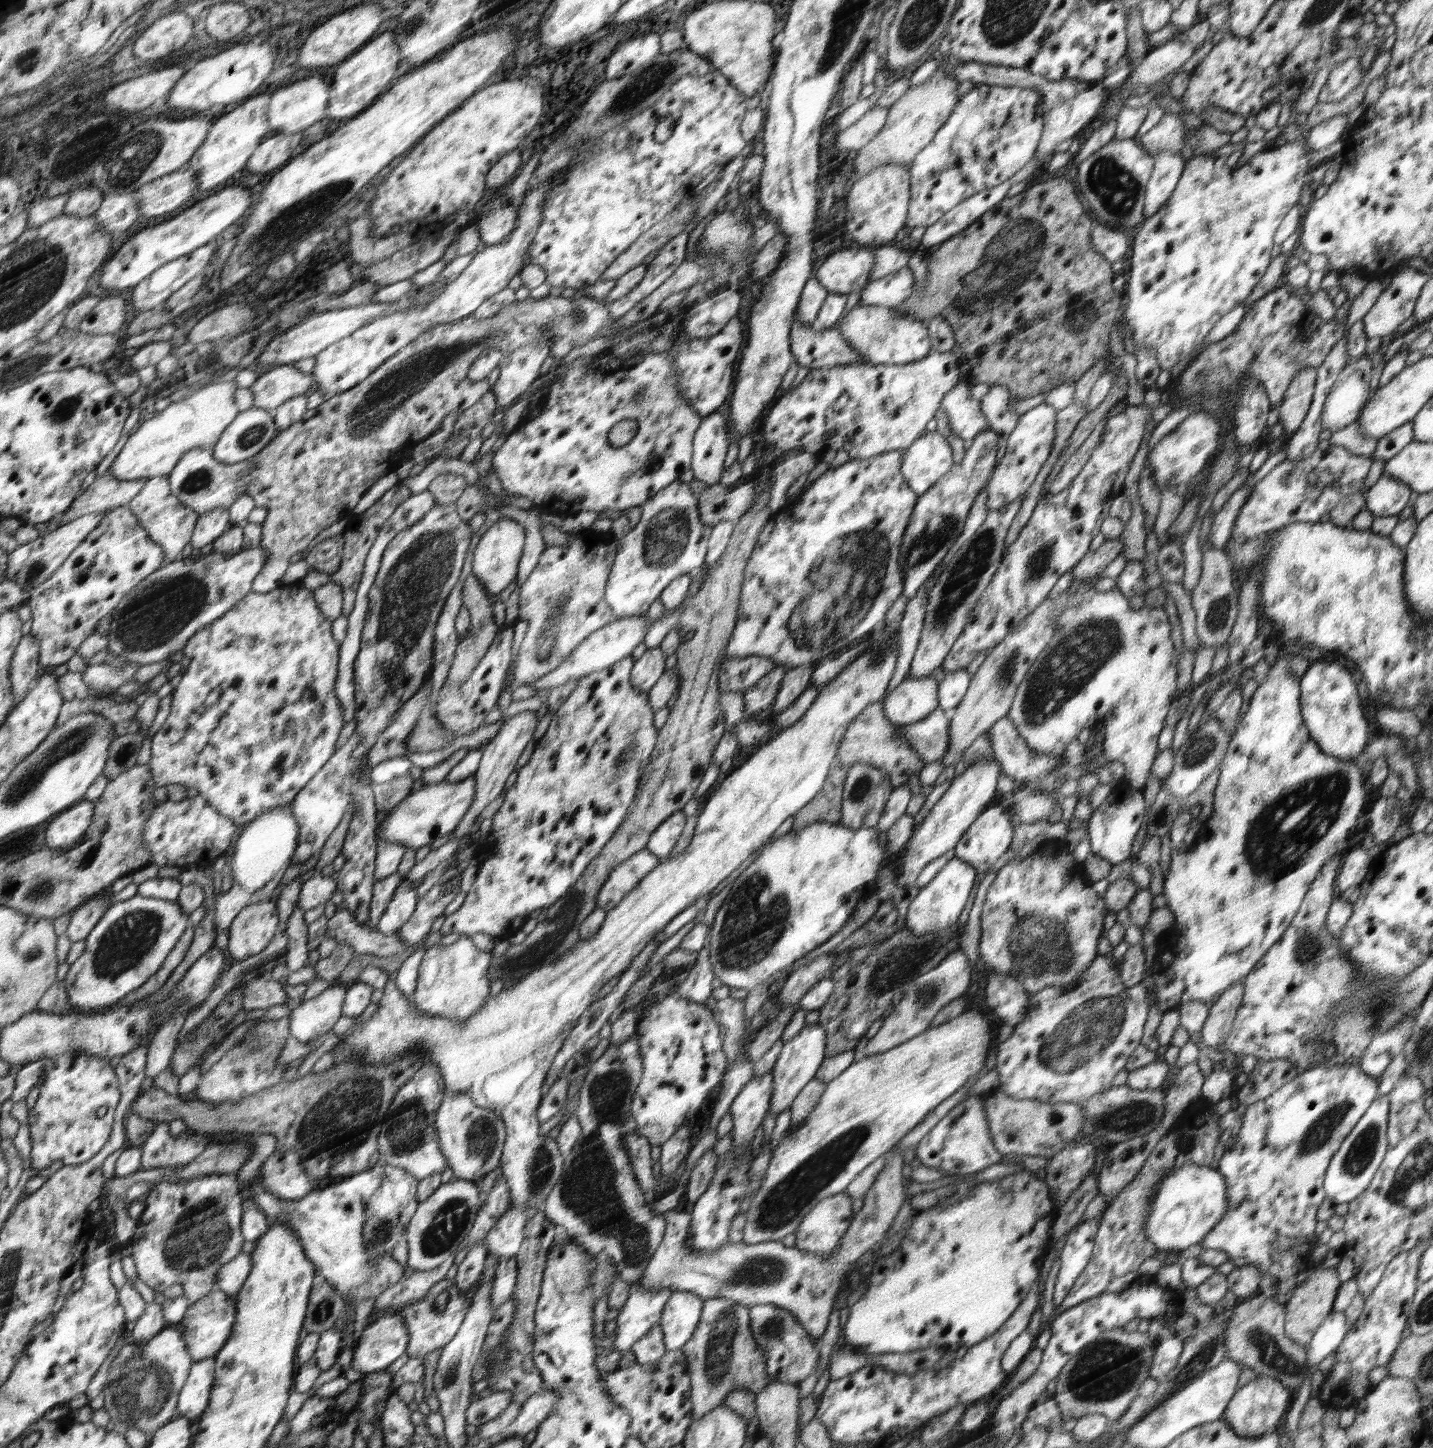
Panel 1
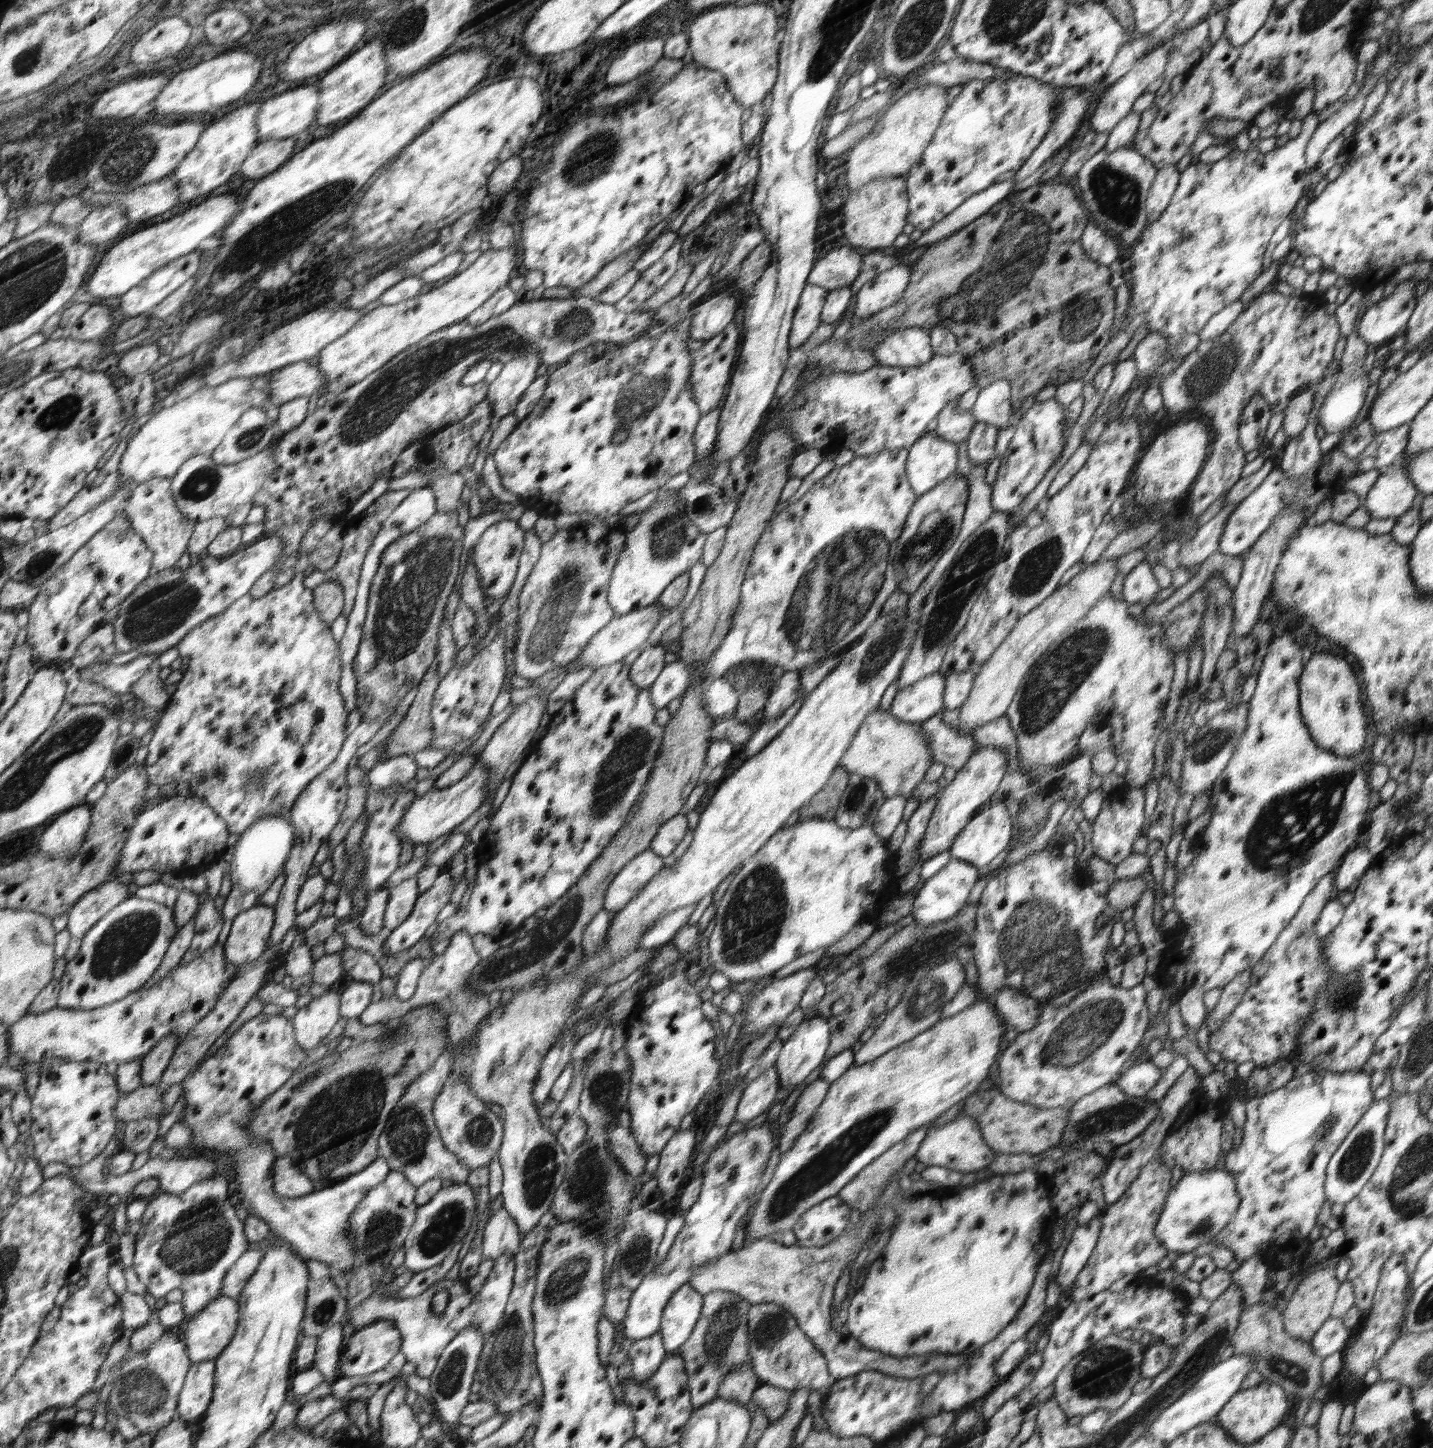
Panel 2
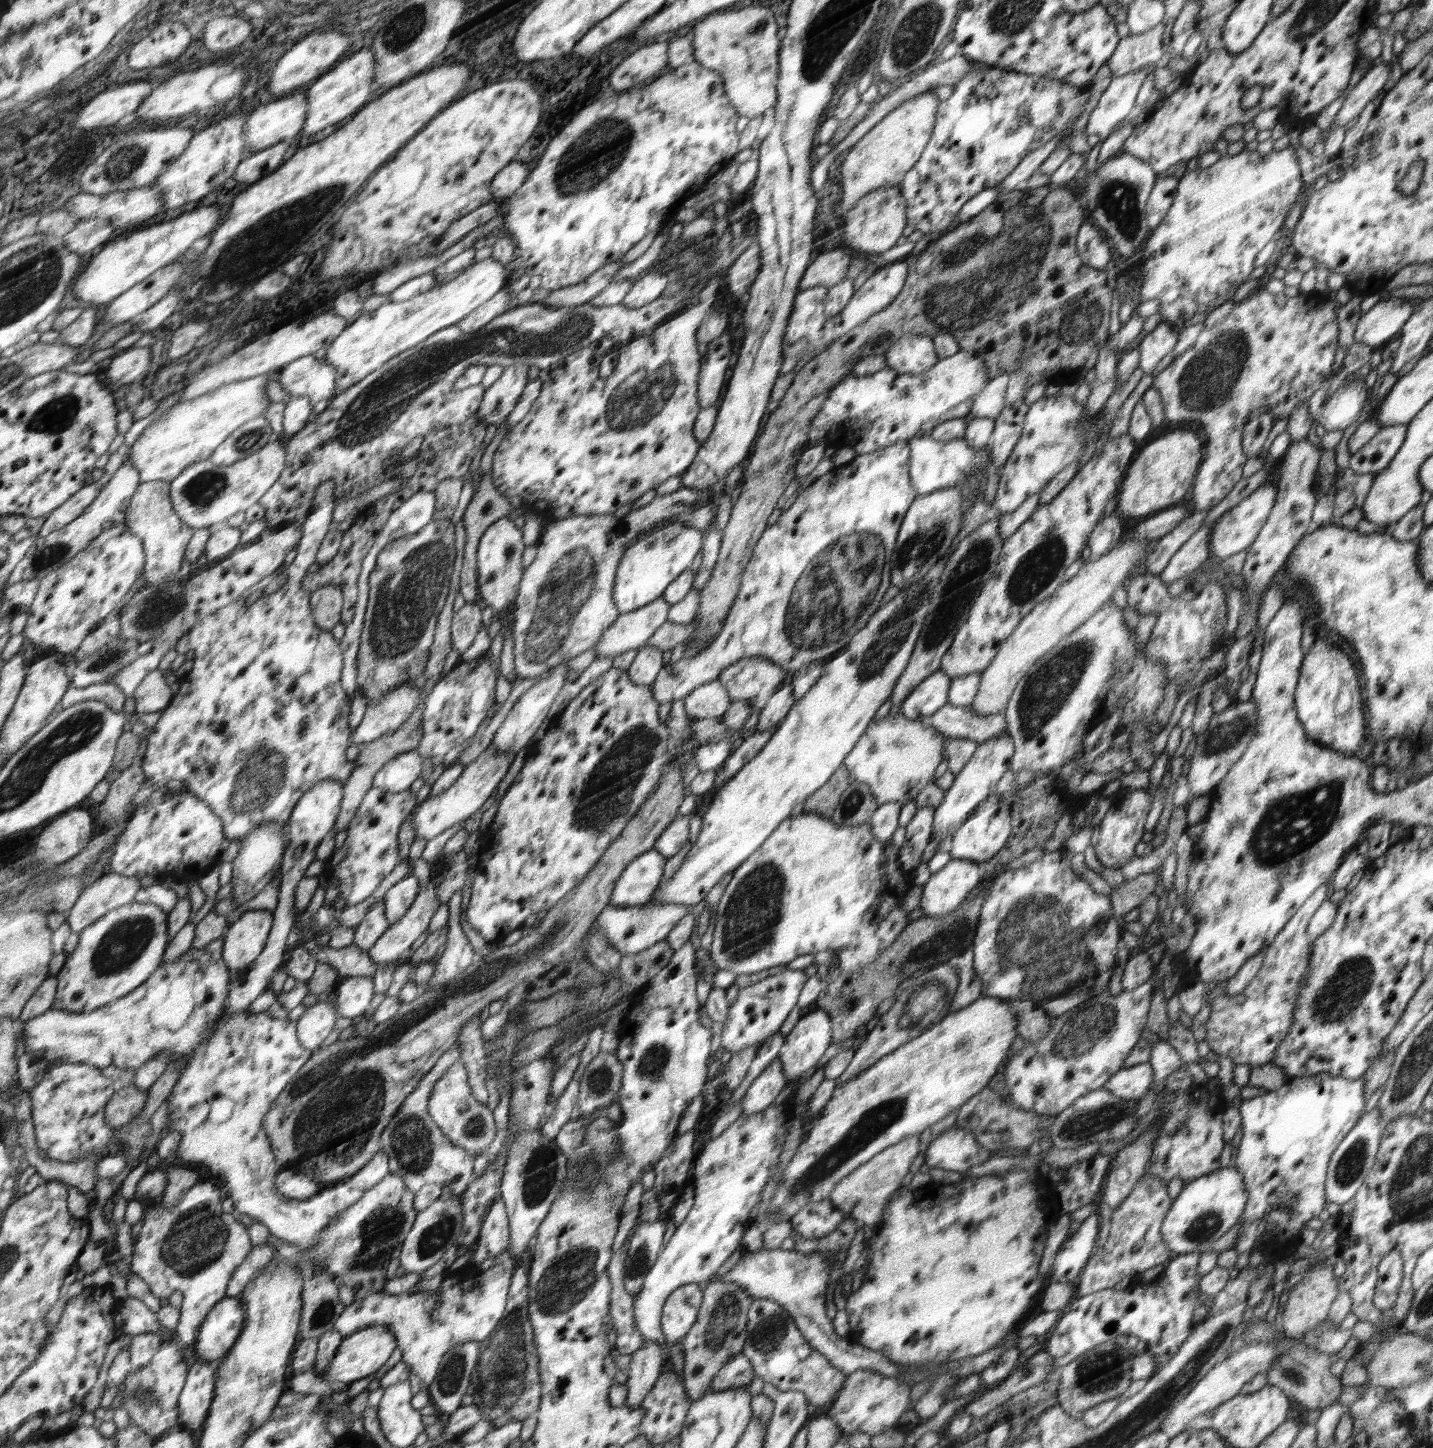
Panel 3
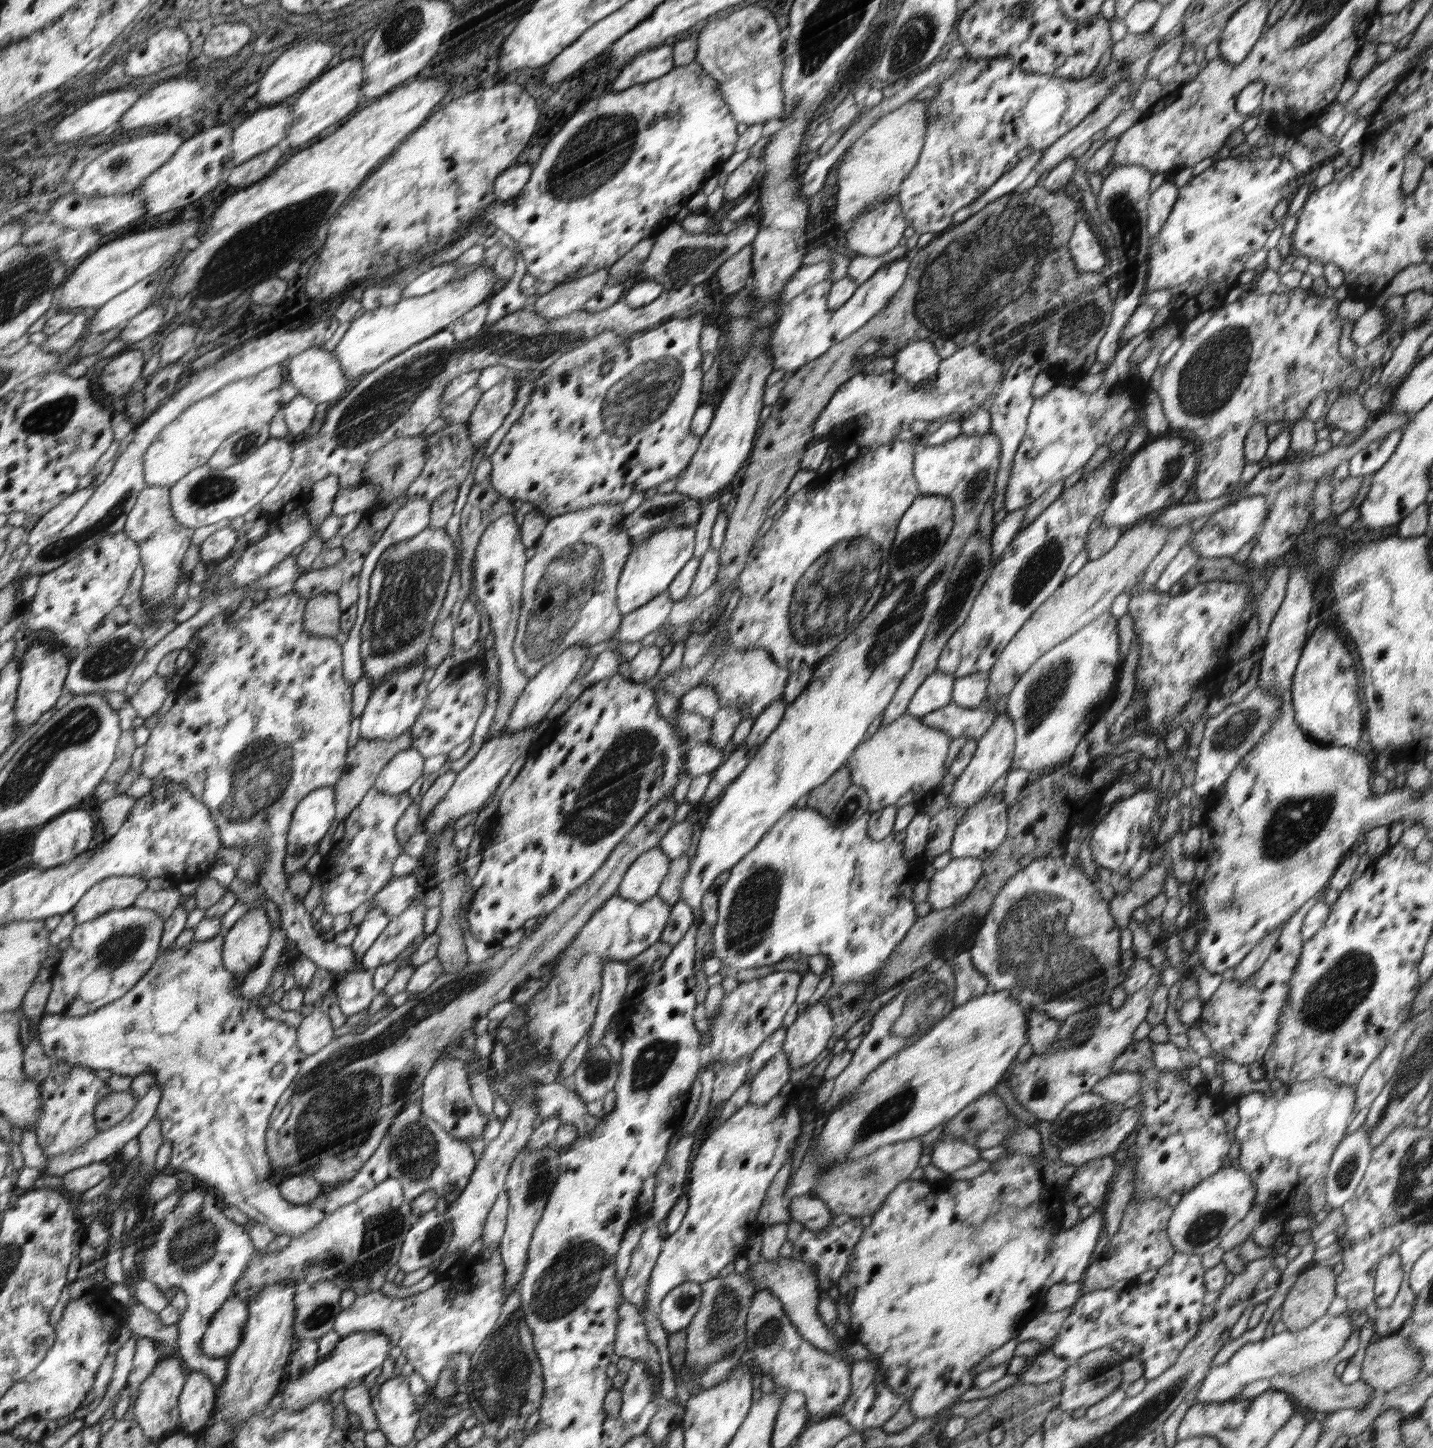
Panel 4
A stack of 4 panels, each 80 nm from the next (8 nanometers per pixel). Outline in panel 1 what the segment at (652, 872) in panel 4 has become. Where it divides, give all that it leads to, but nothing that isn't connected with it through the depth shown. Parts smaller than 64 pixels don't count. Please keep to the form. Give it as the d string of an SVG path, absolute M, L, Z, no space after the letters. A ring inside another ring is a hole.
M642 849L616 868L612 868L608 880L598 892L597 908L602 908L606 913L615 909L631 890L661 863L662 859L648 849Z

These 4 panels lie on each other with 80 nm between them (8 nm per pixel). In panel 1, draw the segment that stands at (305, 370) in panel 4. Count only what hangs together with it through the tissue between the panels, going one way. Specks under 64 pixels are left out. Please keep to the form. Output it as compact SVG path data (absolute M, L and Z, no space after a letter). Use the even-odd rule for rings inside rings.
M294 364L274 367L263 372L250 387L253 392L253 407L275 410L292 397L299 397L312 386L311 374L300 372Z

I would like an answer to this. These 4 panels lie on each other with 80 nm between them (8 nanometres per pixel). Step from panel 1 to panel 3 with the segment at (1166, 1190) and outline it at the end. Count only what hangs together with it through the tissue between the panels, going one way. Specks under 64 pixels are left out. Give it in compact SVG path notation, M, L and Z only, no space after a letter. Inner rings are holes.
M1234 1166L1220 1167L1208 1175L1199 1176L1188 1184L1184 1184L1178 1197L1172 1201L1170 1210L1161 1224L1162 1239L1174 1254L1194 1252L1202 1255L1209 1252L1212 1250L1214 1242L1239 1222L1247 1200L1248 1193L1245 1189L1244 1179L1241 1176L1241 1172Z

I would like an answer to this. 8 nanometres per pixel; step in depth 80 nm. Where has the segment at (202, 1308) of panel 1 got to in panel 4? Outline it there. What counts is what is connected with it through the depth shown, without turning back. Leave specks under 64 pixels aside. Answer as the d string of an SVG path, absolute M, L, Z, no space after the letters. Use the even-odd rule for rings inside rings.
M232 1296L216 1314L203 1339L204 1352L212 1358L226 1361L243 1344L248 1321L248 1305L243 1298Z

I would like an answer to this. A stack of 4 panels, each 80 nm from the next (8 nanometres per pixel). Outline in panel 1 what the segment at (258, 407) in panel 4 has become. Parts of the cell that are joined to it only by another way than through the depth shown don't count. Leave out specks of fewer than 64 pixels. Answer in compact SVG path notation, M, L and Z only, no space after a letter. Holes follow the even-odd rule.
M235 381L207 385L188 398L175 400L163 411L148 417L113 456L110 463L113 477L132 481L171 475L190 451L198 447L215 449L228 427L240 416L236 400L238 388L240 386Z

